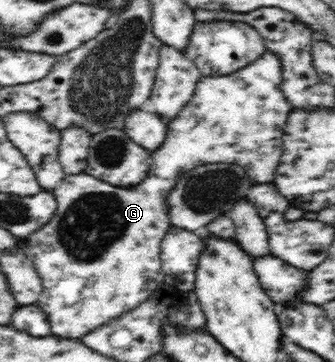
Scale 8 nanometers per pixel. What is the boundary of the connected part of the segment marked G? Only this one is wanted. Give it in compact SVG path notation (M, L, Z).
M271 50L229 75L201 77L191 101L177 117L167 121L167 137L163 145L151 152L149 176L136 187L117 188L85 172L66 175L63 183L51 192L57 201L53 219L27 236L27 247L23 249L42 279L43 292L36 303L47 314L51 335L81 339L93 329L142 304L159 288L163 282L161 244L172 228L166 197L175 189L177 179L183 173L207 163L235 163L245 167L256 185L273 181L273 173L284 151L283 129L292 111L281 83L281 60Z

